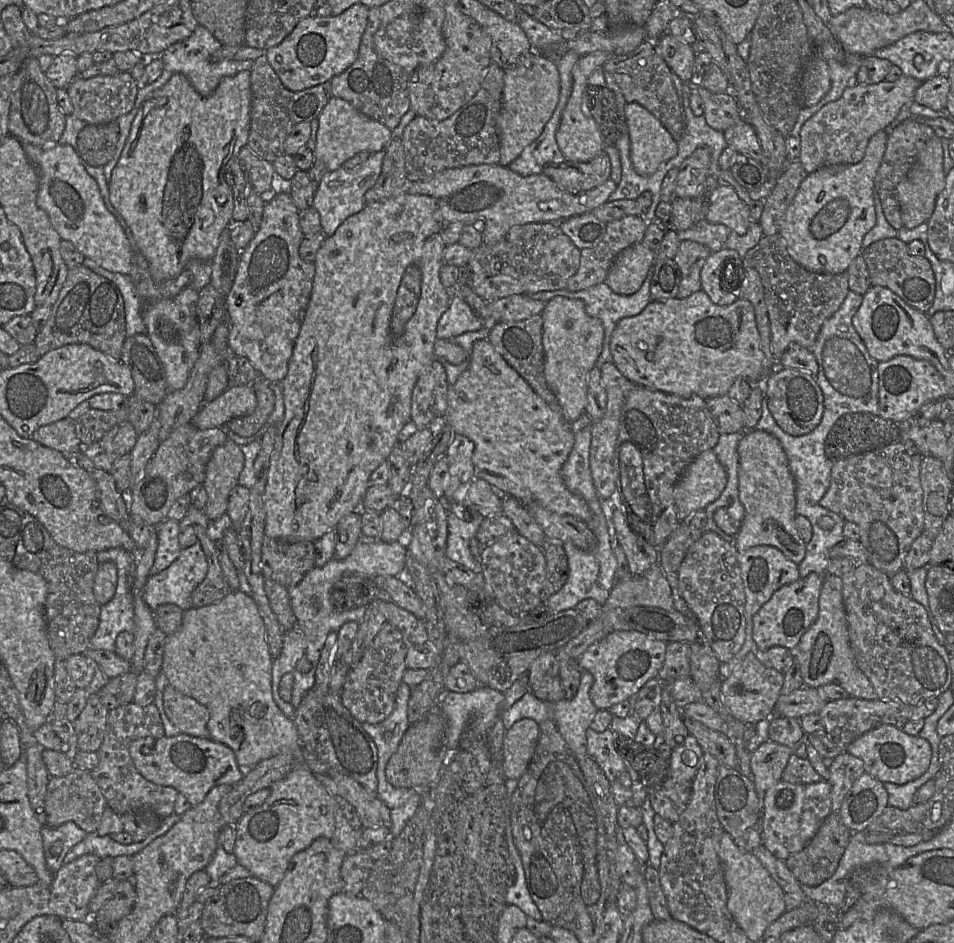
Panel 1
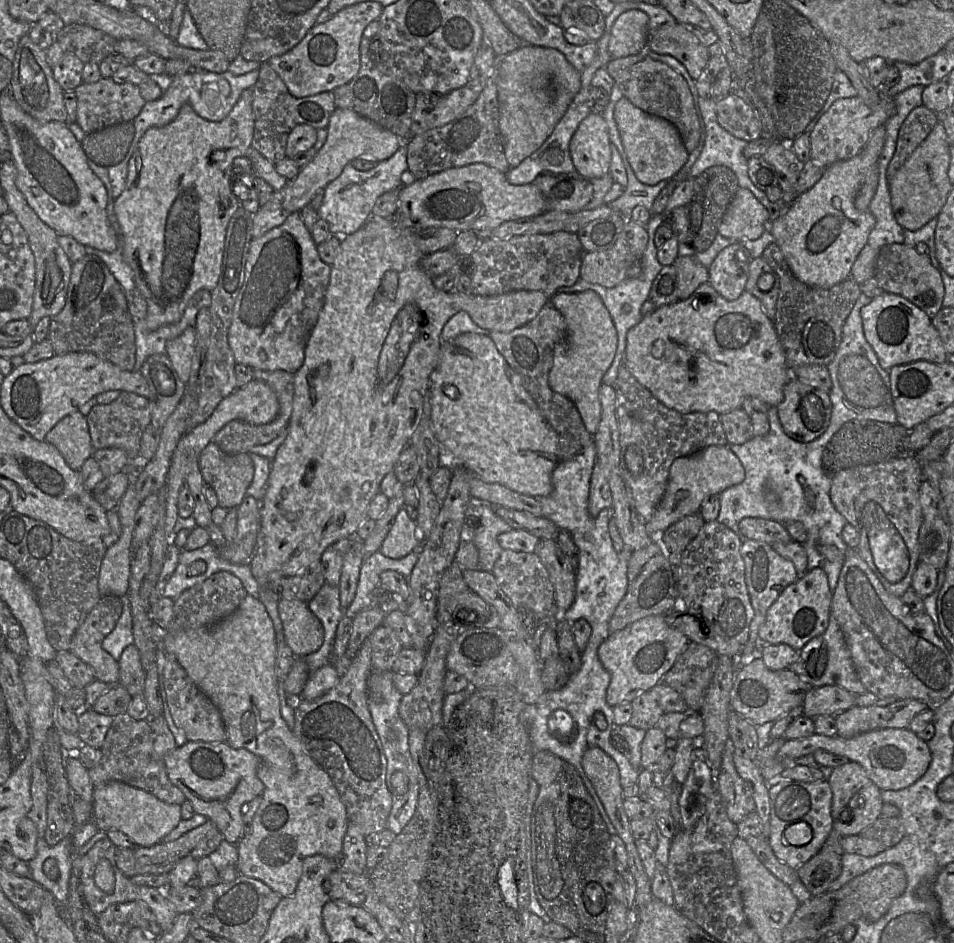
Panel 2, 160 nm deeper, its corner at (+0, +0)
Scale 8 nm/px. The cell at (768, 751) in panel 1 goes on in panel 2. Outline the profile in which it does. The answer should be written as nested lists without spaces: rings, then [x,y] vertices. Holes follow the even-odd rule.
[[[883,728],[856,735],[851,738],[826,736],[813,733],[798,739],[786,739],[778,751],[778,758],[785,762],[814,754],[818,749],[846,756],[857,762],[866,771],[869,779],[881,790],[901,790],[915,783],[931,763],[928,743],[909,728]]]

